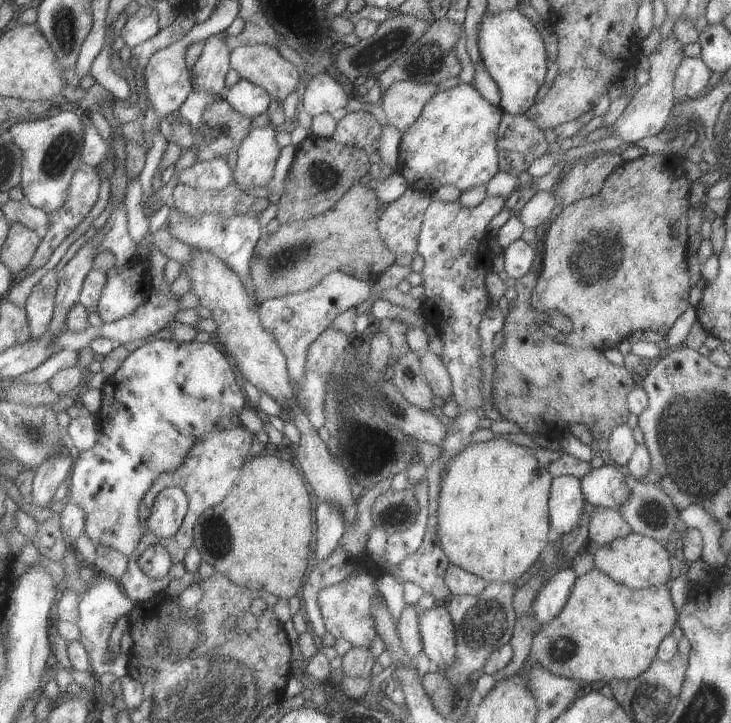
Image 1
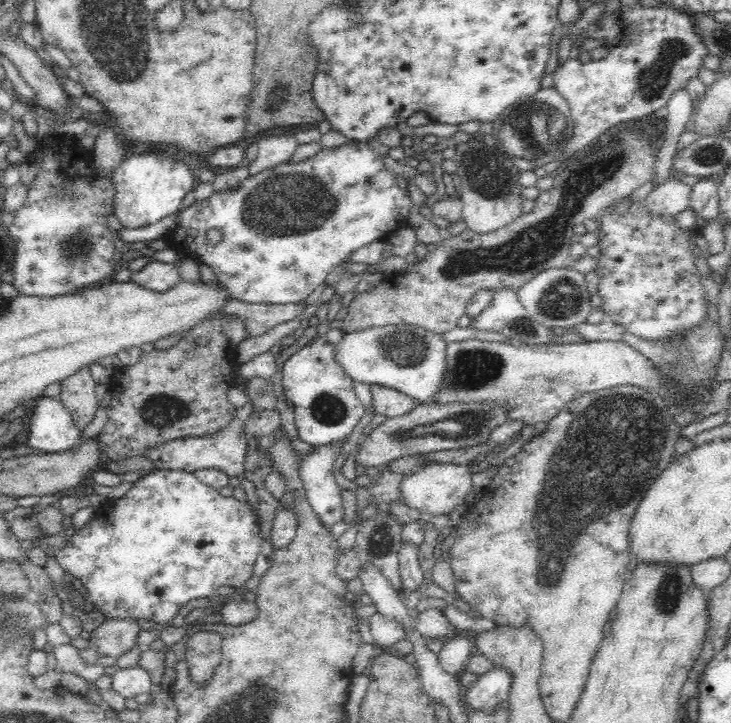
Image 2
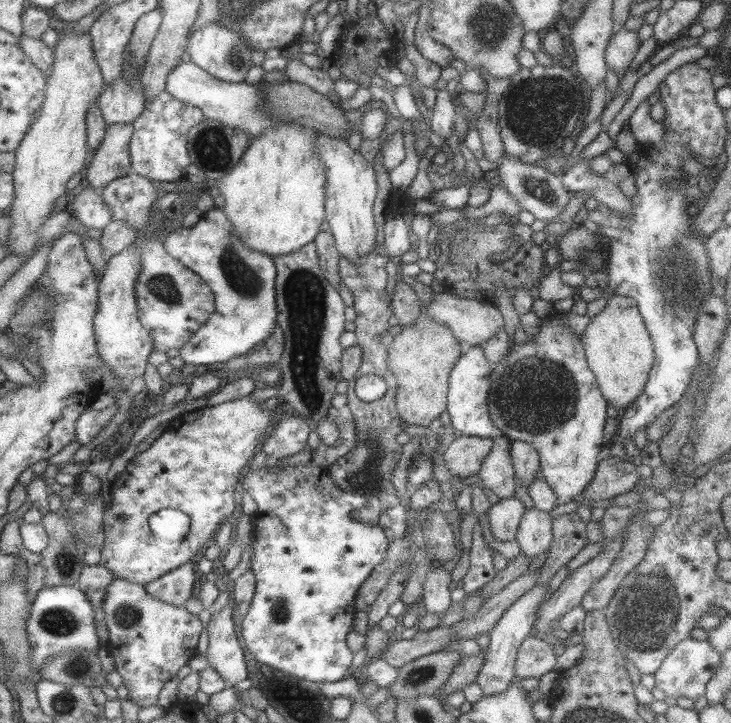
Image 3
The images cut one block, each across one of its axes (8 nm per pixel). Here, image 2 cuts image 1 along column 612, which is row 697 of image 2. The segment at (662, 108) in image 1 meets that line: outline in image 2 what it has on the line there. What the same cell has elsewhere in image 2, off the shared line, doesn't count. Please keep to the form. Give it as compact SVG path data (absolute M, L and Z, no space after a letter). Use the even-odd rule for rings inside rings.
M137 665L132 668L116 670L111 677L111 689L124 699L134 699L141 694L155 691L148 672Z

